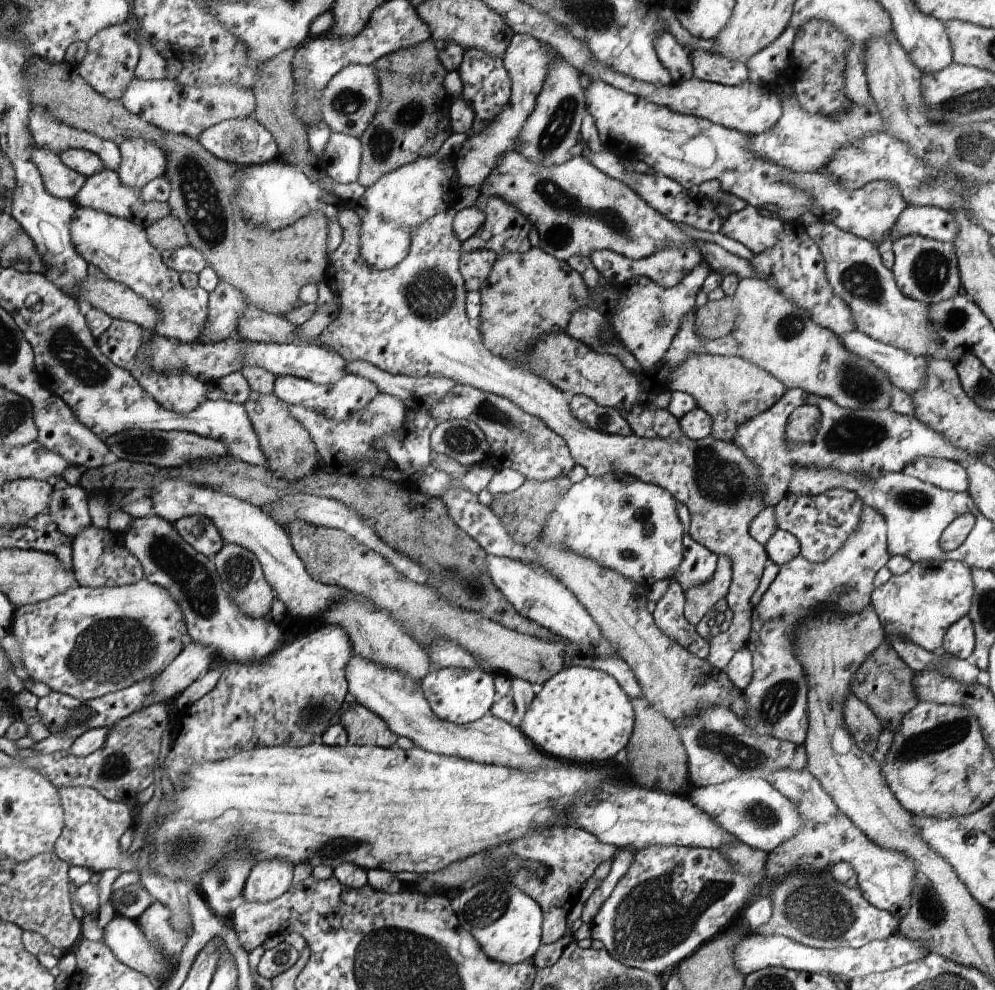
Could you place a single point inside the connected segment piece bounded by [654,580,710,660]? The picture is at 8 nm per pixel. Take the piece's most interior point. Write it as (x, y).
(669, 614)

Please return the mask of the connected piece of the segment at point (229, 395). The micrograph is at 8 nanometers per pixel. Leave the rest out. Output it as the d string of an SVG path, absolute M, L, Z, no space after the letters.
M240 371L230 373L220 378L219 381L207 382L205 385L207 386L207 398L210 401L222 399L243 405L252 393L246 378Z

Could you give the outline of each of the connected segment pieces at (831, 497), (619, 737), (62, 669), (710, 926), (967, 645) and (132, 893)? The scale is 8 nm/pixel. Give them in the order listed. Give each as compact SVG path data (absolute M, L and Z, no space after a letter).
M836 487L817 495L787 492L774 506L774 510L777 528L790 531L799 540L800 555L808 562L817 563L831 557L850 533L857 529L863 505L862 499L855 492Z
M574 665L559 670L534 695L527 713L516 725L544 754L562 762L608 762L628 745L634 730L634 708L630 697L622 692L619 682L613 675L600 669L591 669L582 665Z
M144 577L138 582L119 587L94 589L78 585L42 602L16 607L9 631L22 639L22 666L32 680L47 684L52 691L87 701L117 693L160 674L166 668L166 662L170 658L174 660L184 648L184 615L182 606L170 590Z
M654 845L646 847L645 849L639 849L635 852L634 860L626 871L626 874L618 879L612 894L602 903L602 906L590 923L591 938L592 940L600 940L600 942L604 944L604 948L615 959L625 963L626 966L638 967L639 969L650 970L651 973L656 972L656 974L660 974L660 972L664 972L666 968L676 968L685 958L691 956L692 952L695 952L698 946L702 946L708 938L712 939L712 936L714 936L740 908L743 908L744 904L747 904L746 894L748 894L748 888L750 888L750 881L748 877L743 877L735 873L730 868L729 862L716 849L680 845Z
M966 615L950 626L943 638L942 648L958 659L970 660L975 640L974 621L970 615Z
M129 885L114 891L110 901L116 914L136 922L153 904L154 898L144 887Z

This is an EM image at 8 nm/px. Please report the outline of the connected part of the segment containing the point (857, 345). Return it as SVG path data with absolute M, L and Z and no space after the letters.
M854 329L846 334L840 335L840 344L850 353L858 358L871 362L881 370L894 387L905 390L909 395L922 388L926 380L927 364L930 357L915 355L911 352L899 349L894 345L870 338L863 332Z

